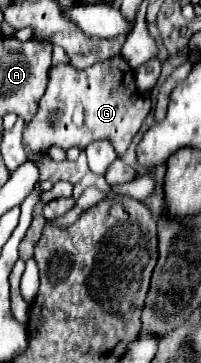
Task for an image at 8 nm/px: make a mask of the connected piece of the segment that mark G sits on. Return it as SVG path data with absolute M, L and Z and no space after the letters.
M122 56L96 62L86 70L58 64L50 68L48 88L38 102L38 112L24 126L22 144L26 144L30 152L46 154L50 146L60 146L64 150L72 146L86 148L90 142L106 138L114 144L118 156L124 156L150 114L150 106L150 98L138 94L134 70Z

